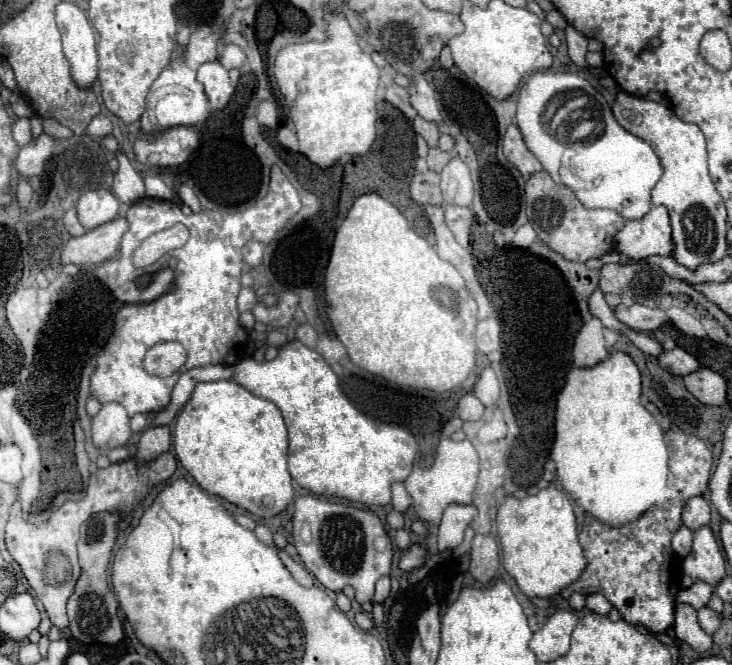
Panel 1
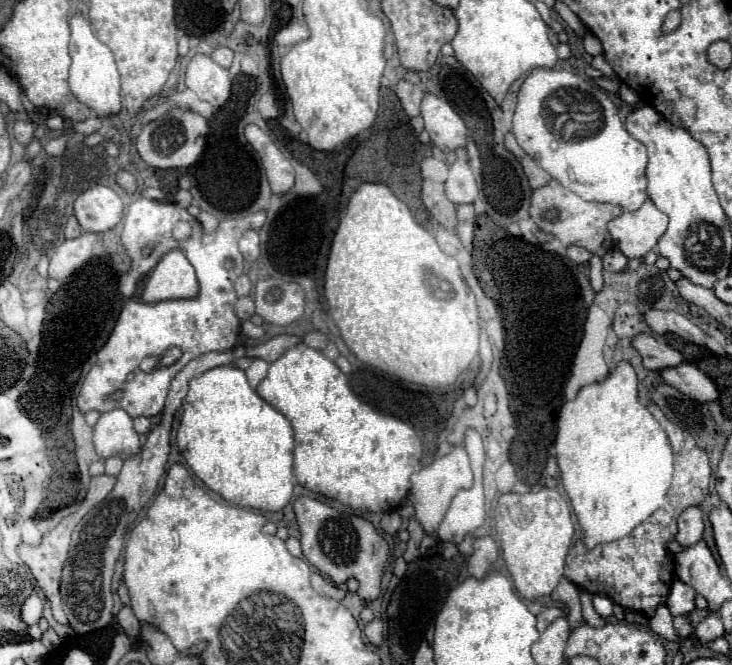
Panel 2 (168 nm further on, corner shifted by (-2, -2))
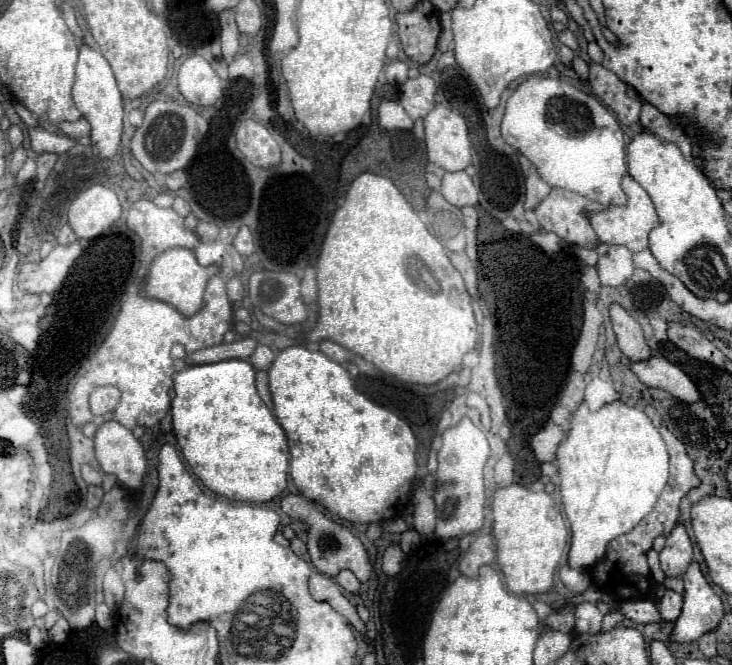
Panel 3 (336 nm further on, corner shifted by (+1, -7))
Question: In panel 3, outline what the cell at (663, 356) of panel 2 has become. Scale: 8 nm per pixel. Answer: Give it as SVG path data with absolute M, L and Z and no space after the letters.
M612 305L610 319L618 339L618 347L630 361L646 361L652 357L652 349L644 341L642 327L638 325L636 319L628 315L626 309L622 309L620 305Z

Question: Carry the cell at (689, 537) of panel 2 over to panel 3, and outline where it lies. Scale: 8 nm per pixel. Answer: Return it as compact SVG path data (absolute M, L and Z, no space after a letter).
M678 523L666 537L666 547L660 551L660 567L666 575L682 575L692 561L692 541L686 527Z

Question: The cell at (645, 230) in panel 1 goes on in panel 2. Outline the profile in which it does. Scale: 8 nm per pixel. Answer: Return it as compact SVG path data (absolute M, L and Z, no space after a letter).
M647 198L635 212L621 212L607 224L609 234L627 258L641 258L667 230L667 216Z

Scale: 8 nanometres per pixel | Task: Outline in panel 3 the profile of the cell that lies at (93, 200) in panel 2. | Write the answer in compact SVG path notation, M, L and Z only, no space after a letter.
M92 185L82 191L68 209L68 223L78 239L96 239L108 231L122 215L118 195L104 187Z

